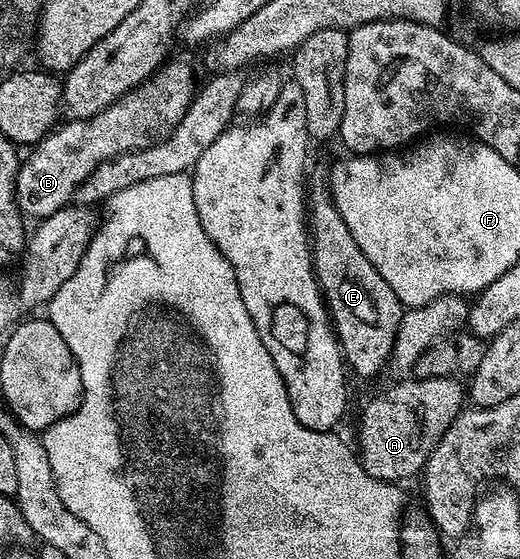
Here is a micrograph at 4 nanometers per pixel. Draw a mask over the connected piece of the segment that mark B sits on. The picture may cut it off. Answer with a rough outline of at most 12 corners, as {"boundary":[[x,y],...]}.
{"boundary":[[165,61],[36,143],[16,202],[46,219],[108,158],[170,136],[198,89]]}

